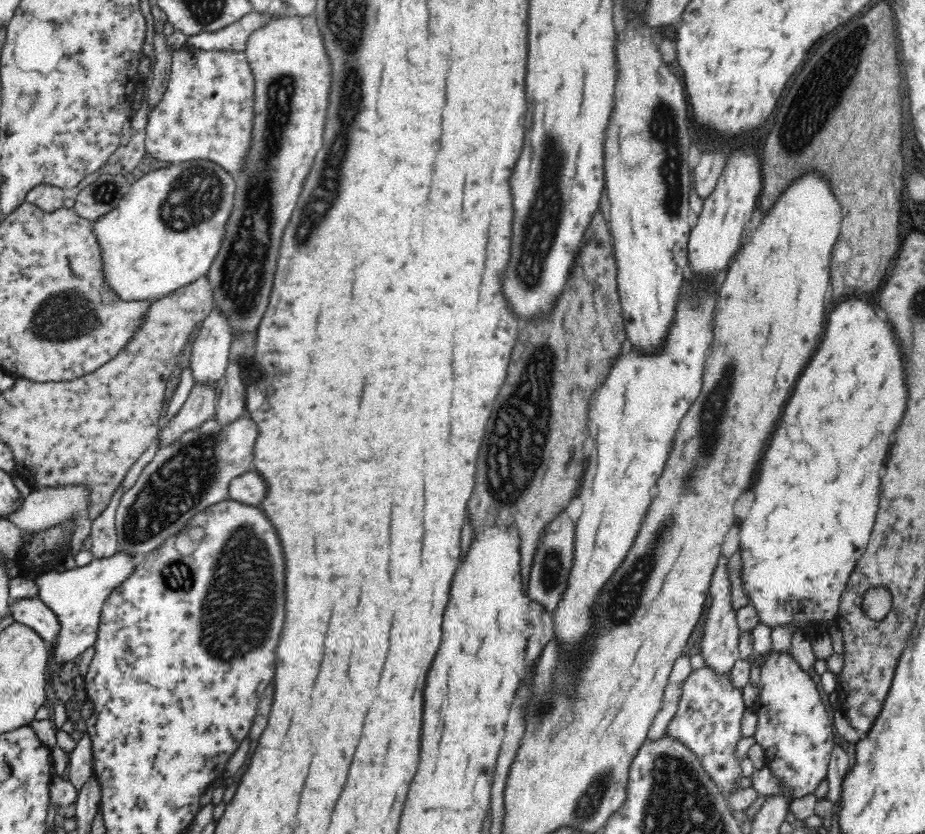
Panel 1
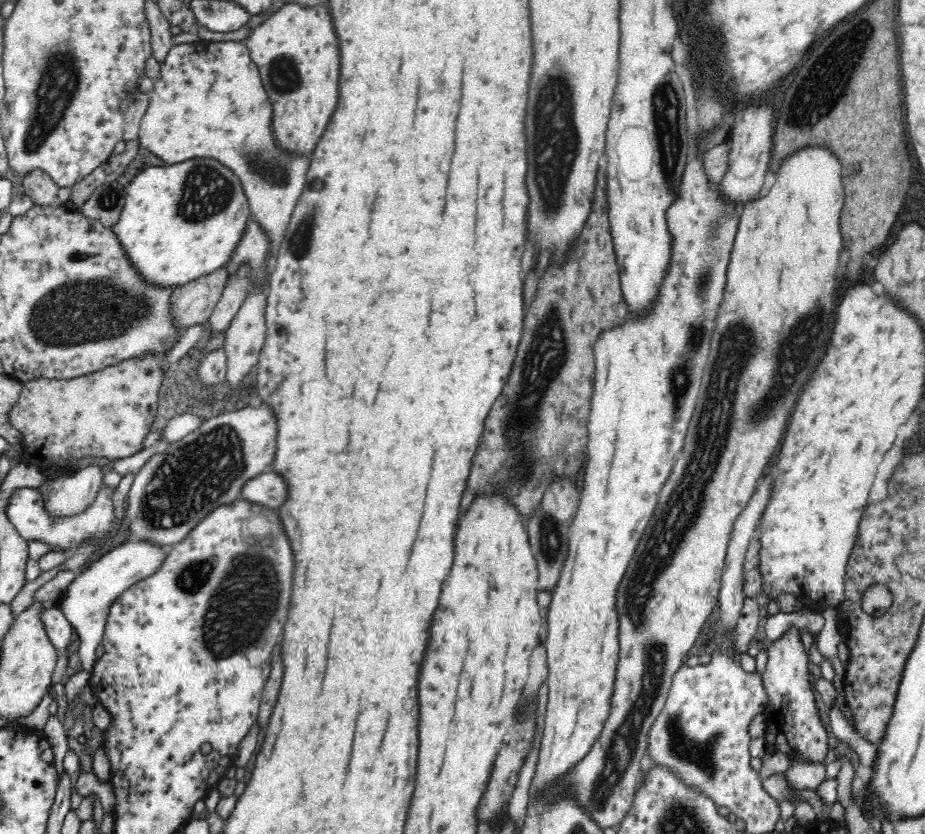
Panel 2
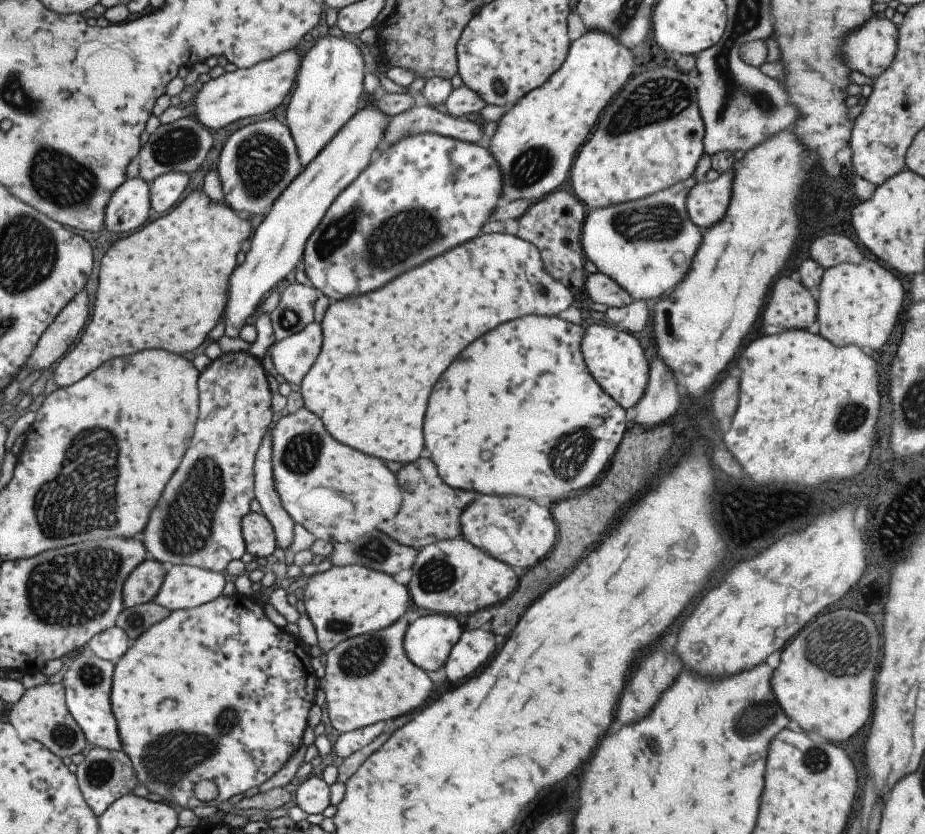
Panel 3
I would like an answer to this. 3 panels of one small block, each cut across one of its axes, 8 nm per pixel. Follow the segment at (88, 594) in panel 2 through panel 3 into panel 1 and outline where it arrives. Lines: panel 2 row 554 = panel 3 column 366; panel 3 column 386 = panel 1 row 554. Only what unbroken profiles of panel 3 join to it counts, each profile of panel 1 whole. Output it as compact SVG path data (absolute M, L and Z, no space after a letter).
M118 552L107 559L94 558L85 566L76 566L76 568L62 571L53 569L41 572L40 576L35 579L34 583L38 586L36 596L54 612L60 623L58 636L48 643L48 649L49 647L52 649L54 659L51 664L61 667L68 661L80 658L86 648L93 646L96 642L104 600L120 582L124 582L132 574L137 561L130 555Z

